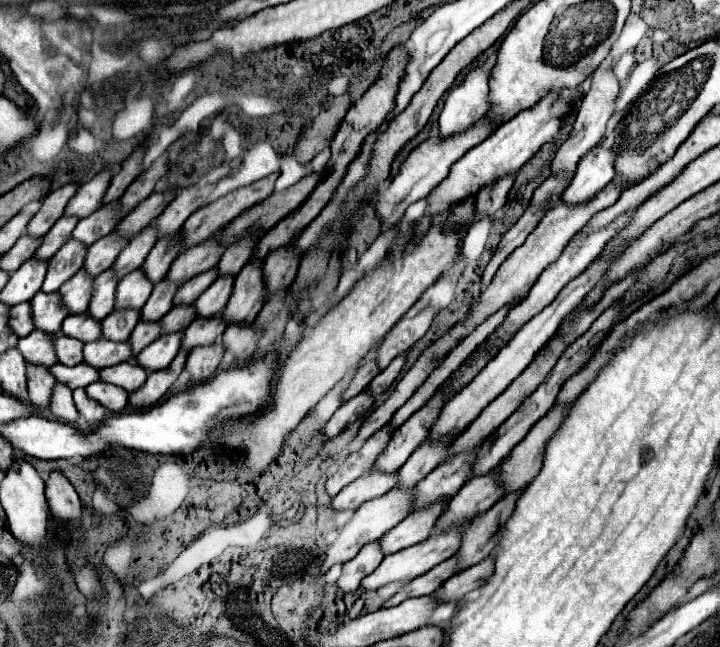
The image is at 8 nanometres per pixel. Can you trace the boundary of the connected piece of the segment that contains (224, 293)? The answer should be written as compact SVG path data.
M219 275L217 281L207 291L203 291L203 295L195 301L197 315L201 315L201 317L219 315L229 301L229 295L233 291L233 283L235 283L233 275L231 277L229 275Z

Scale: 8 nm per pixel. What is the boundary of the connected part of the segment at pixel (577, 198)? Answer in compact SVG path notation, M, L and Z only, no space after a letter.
M597 145L579 163L575 177L561 193L561 201L567 205L581 205L593 199L615 177L613 161L615 161L615 151Z

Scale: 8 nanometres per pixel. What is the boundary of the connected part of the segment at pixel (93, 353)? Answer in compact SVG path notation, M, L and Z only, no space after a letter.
M101 337L99 341L91 341L85 343L85 363L103 369L103 367L111 367L117 365L121 361L131 361L133 359L133 351L129 341L111 341Z

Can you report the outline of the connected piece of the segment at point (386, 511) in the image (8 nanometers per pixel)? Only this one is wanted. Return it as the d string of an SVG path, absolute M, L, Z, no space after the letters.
M393 487L385 495L373 499L373 501L363 503L355 511L353 519L341 529L339 537L329 545L327 555L325 555L323 563L321 563L321 573L325 573L335 563L345 563L345 561L353 559L365 543L371 543L371 541L381 539L389 529L393 529L397 523L401 523L405 519L405 515L409 515L411 505L413 505L413 489L401 489L401 487Z

